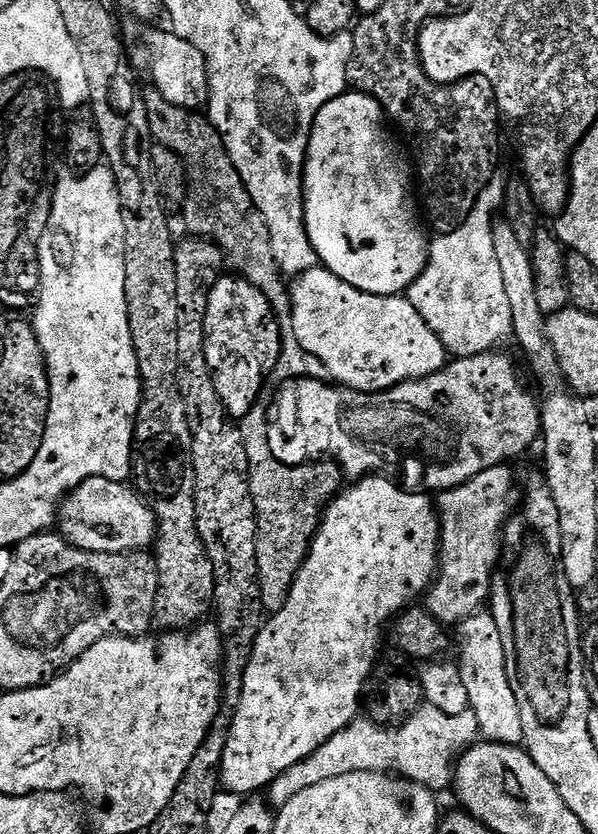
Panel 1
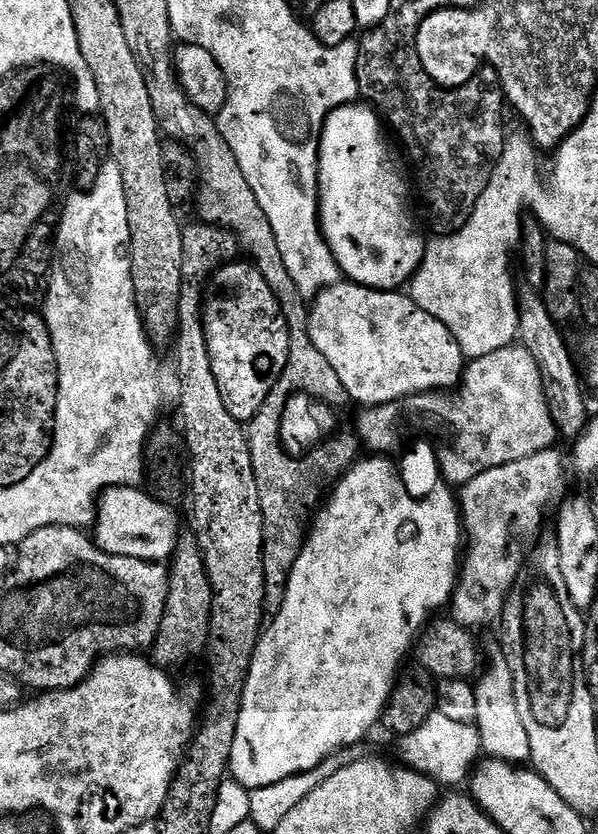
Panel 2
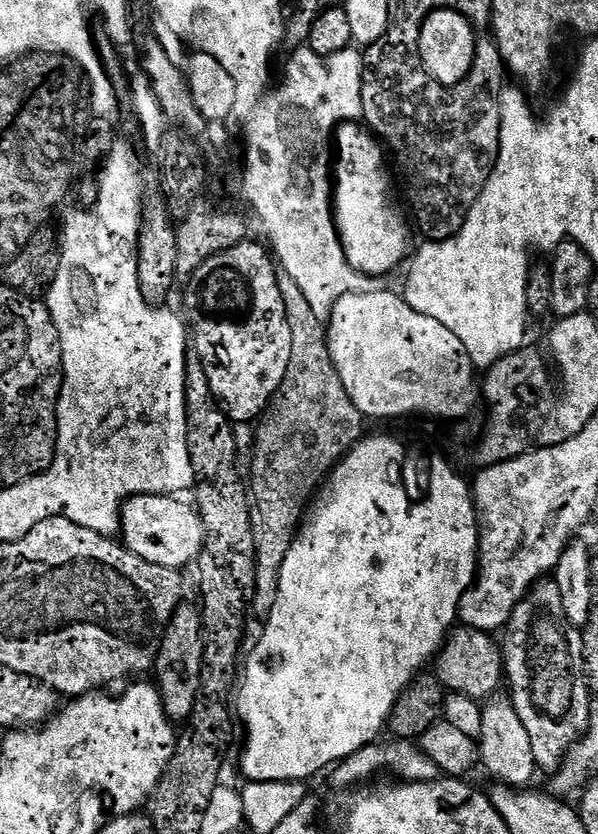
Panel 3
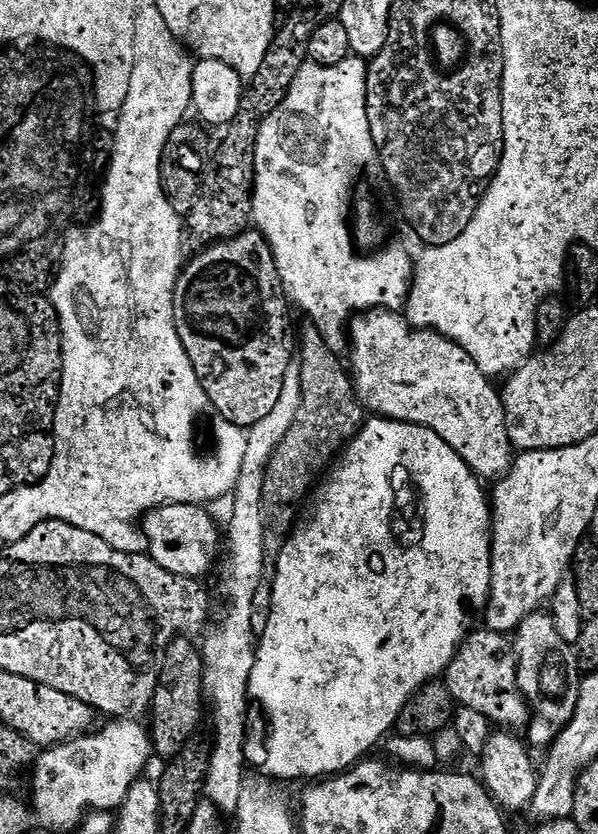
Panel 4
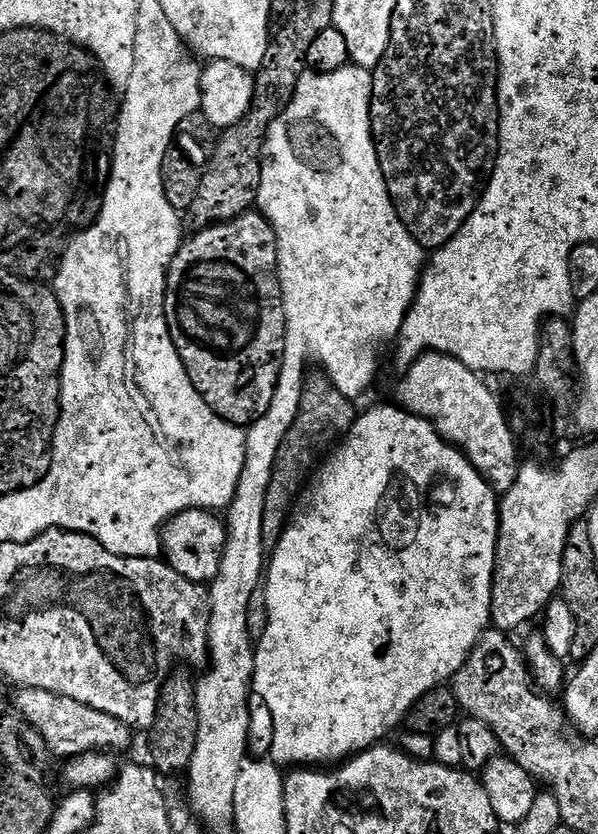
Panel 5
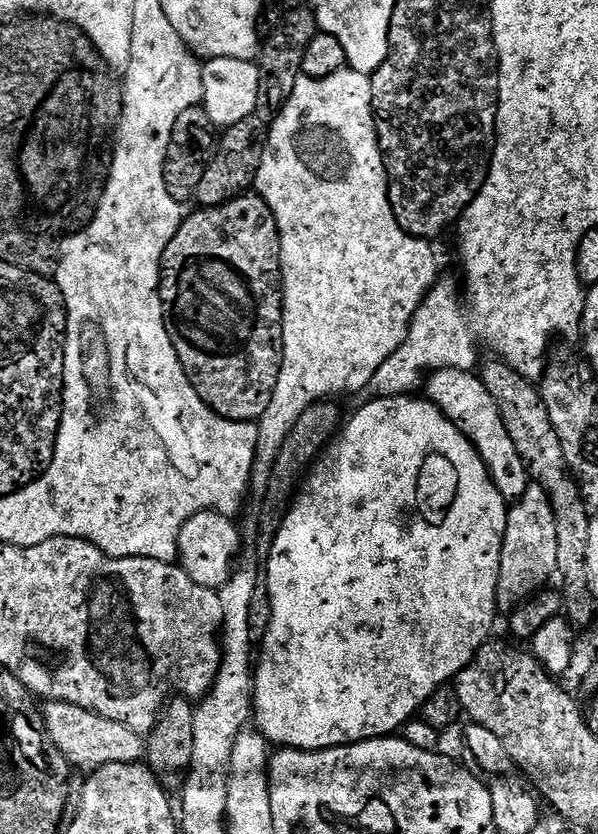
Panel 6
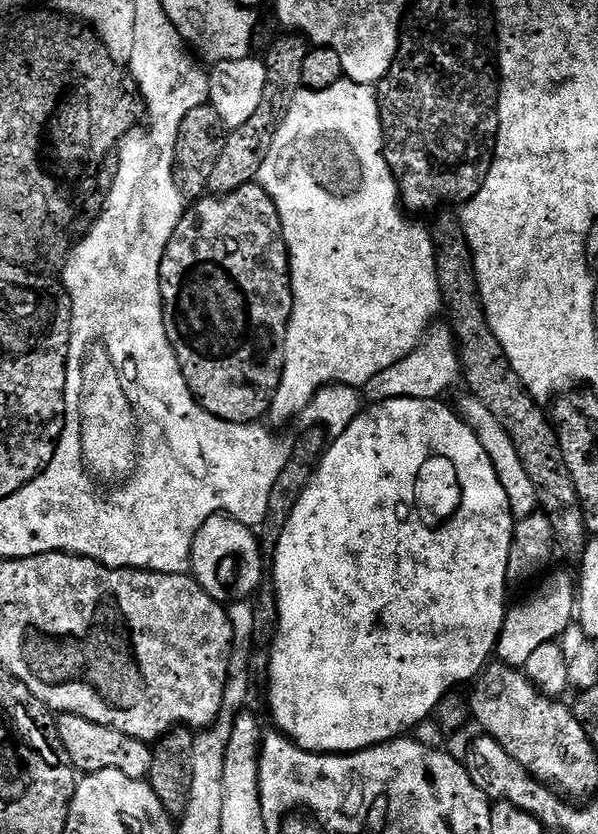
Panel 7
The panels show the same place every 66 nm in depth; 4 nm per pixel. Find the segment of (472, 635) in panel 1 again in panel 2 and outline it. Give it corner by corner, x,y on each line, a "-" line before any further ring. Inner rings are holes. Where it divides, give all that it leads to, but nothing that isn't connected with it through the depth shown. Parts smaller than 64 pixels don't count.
496,654
489,664
487,661
486,670
479,673
474,687
478,702
475,727
481,736
483,755
517,766
531,761
530,738
526,734
526,726
522,726
522,717
518,714
518,702
514,698
514,674
510,674
510,666
504,661
503,655

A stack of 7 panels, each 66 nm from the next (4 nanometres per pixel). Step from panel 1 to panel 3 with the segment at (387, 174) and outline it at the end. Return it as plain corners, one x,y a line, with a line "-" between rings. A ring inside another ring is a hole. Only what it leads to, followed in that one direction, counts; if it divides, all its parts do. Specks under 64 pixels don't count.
345,122
334,133
336,233
340,236
340,245
344,248
348,265
363,276
373,278
394,271
400,263
403,265
409,259
413,247
413,229
410,224
408,229
403,214
392,201
392,180
384,173
383,151
385,149
381,141
359,123

